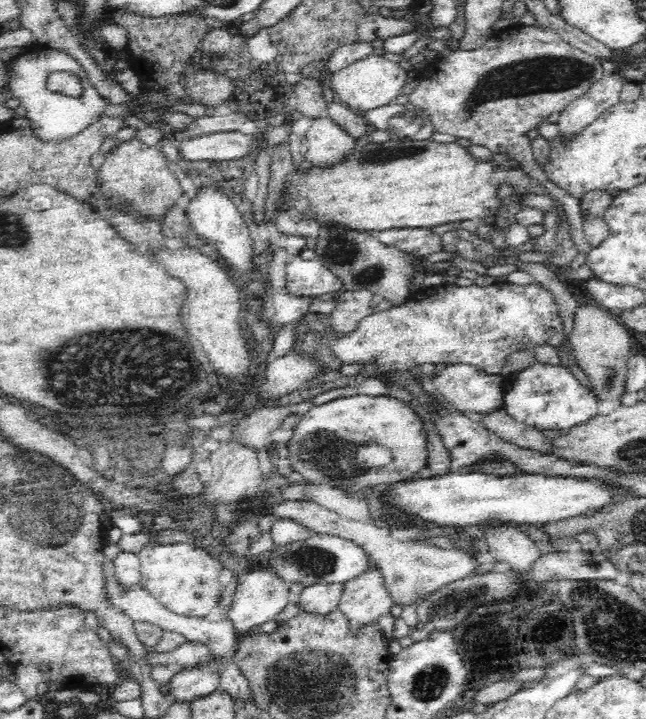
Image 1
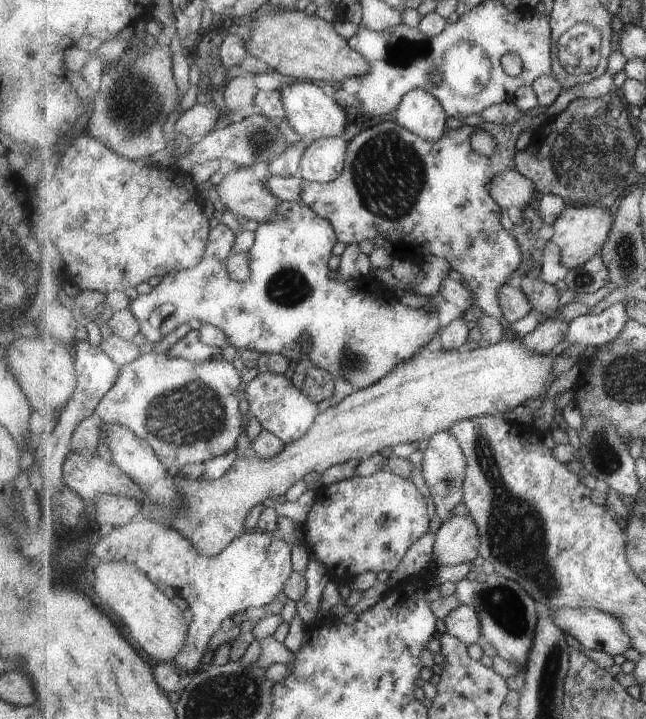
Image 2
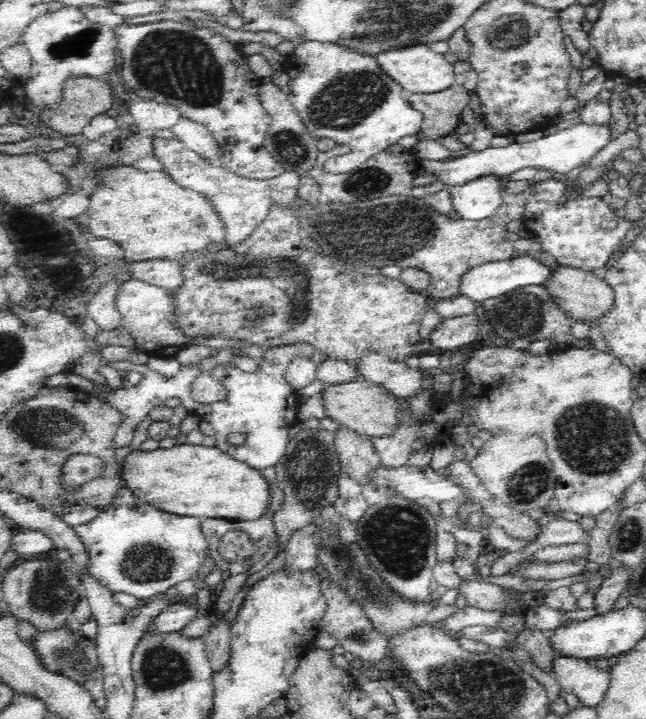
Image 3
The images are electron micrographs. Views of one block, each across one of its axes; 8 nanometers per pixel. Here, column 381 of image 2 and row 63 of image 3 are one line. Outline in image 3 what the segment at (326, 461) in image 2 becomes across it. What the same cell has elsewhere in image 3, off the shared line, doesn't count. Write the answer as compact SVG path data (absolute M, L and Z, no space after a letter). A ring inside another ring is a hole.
M429 44L392 49L375 57L382 70L401 84L407 94L442 92L455 83L454 65L447 62L444 55L434 52Z

